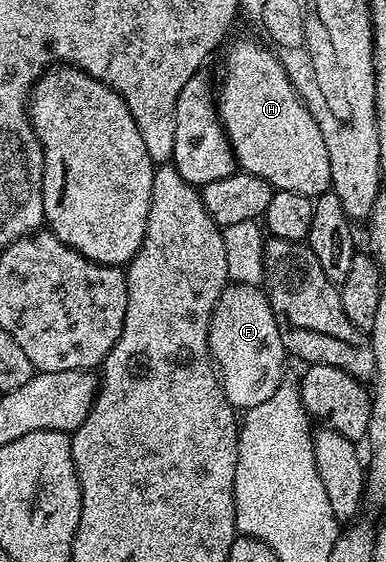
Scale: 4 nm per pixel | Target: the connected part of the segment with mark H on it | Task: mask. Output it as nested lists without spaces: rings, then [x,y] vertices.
[[[238,40],[228,48],[222,64],[222,85],[216,88],[216,107],[237,167],[264,178],[280,192],[292,190],[313,198],[331,191],[324,134],[320,134],[316,118],[298,97],[277,56],[265,43],[254,40]]]

